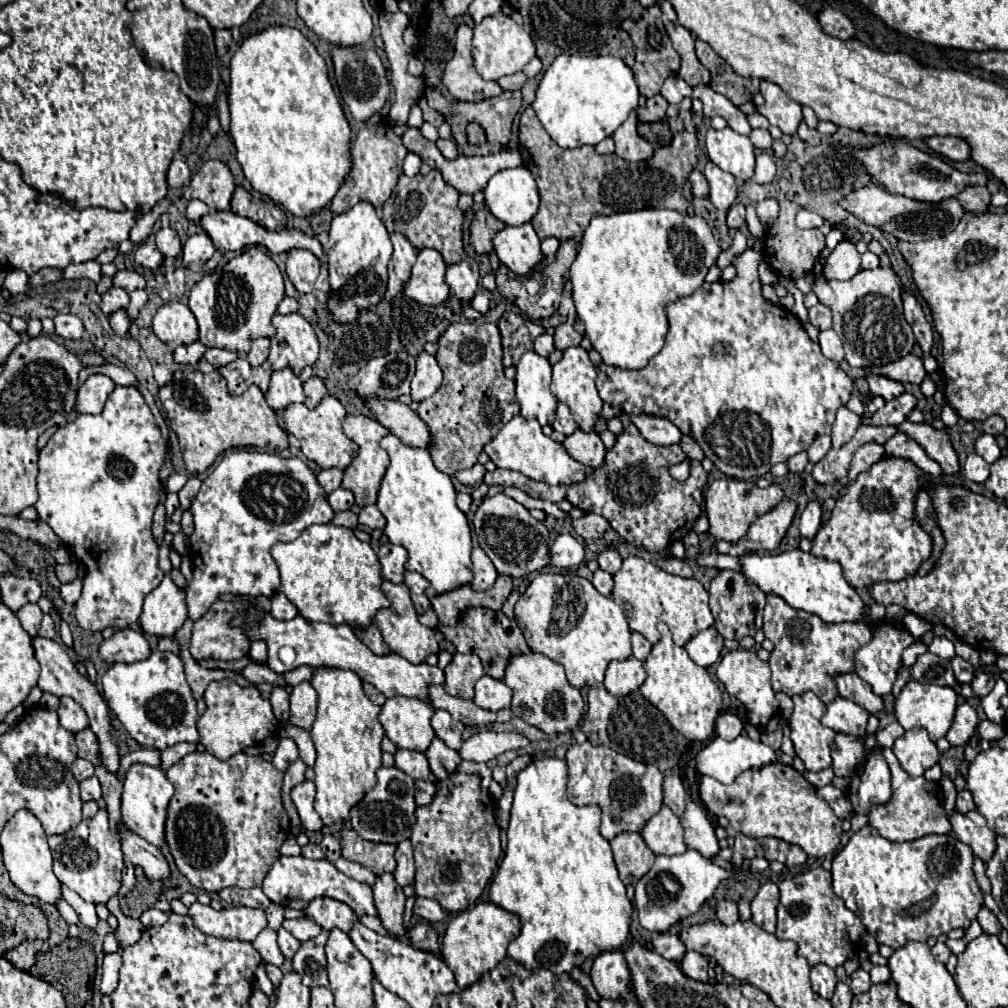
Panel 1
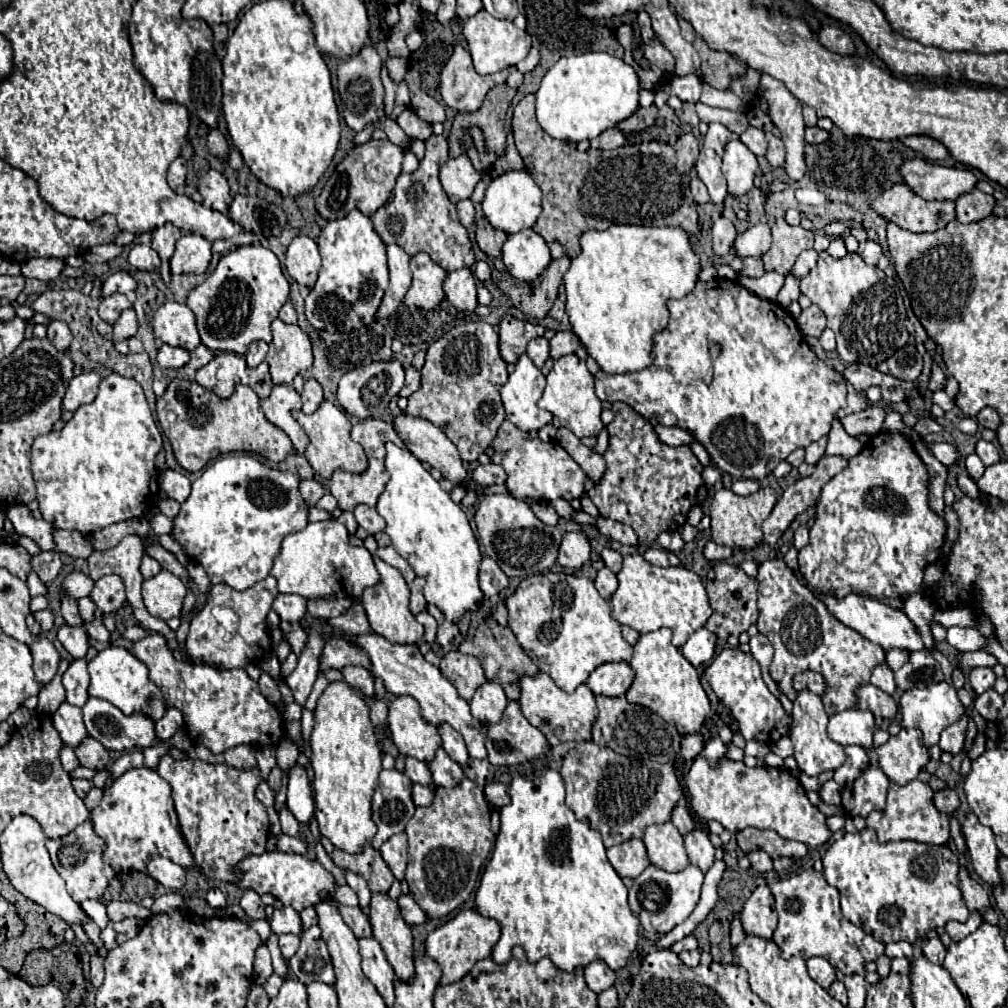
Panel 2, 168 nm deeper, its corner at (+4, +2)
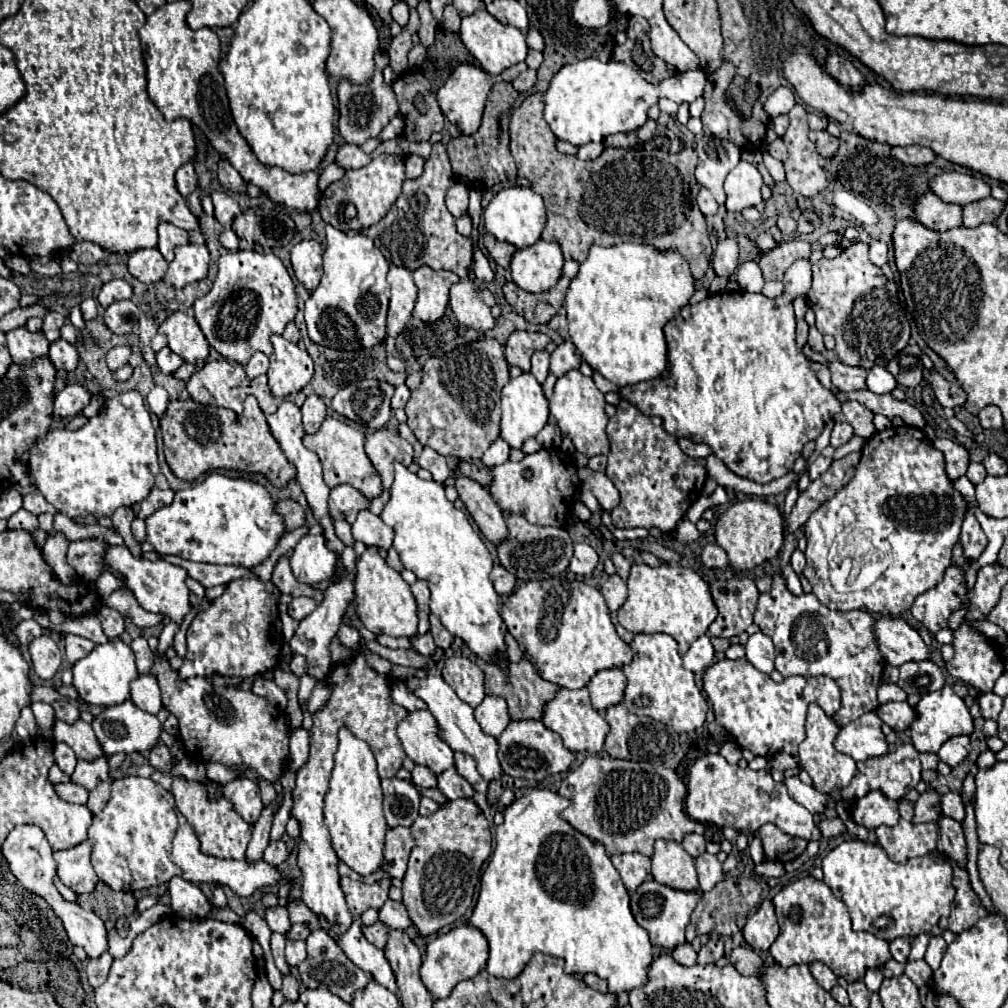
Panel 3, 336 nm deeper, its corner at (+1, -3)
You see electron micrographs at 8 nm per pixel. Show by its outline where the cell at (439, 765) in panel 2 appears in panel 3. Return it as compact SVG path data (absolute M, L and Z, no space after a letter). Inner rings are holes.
M455 768L445 770L443 774L437 776L439 790L447 796L447 800L457 800L457 798L471 798L474 795L474 789L471 784L457 774Z

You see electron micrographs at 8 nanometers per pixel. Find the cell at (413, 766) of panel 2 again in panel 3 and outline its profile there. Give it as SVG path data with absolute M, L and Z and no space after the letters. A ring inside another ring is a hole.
M415 766L413 768L413 784L415 786L421 786L421 788L437 788L437 780L435 780L435 774L429 770L429 768L425 768L425 766Z

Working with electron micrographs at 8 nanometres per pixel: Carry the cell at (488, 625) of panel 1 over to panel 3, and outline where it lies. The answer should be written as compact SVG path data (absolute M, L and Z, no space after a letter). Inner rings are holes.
M477 658L475 662L485 674L485 692L489 696L501 696L503 700L507 700L511 720L529 720L529 718L541 720L543 718L543 704L547 704L547 700L553 700L555 692L561 690L559 684L543 680L529 660L521 660L517 664L509 664L509 670L507 670L509 672L509 682L505 680L507 672L501 670L499 666L495 666L491 662L483 662L481 658Z

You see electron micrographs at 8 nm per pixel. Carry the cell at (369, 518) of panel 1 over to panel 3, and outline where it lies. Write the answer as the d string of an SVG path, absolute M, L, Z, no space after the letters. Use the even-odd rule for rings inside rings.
M361 510L357 520L353 522L353 538L363 542L365 546L377 546L377 548L391 548L393 542L393 528L389 528L381 516L371 514L369 510Z

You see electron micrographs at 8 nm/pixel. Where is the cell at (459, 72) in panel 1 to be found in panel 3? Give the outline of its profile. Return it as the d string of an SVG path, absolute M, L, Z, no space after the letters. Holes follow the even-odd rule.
M525 62L507 68L507 70L505 70L503 74L499 74L499 76L491 76L491 74L483 72L481 68L477 68L477 66L473 66L473 64L461 64L461 66L455 68L455 72L447 78L447 82L437 90L437 102L439 102L439 108L441 108L443 116L445 116L451 124L455 124L455 126L461 130L461 134L465 134L465 136L475 134L477 128L479 128L479 124L481 124L481 116L483 116L483 108L485 108L485 98L487 98L491 86L493 86L495 82L501 82L501 80L511 82L511 80L515 80L523 70L527 70L527 64L525 64Z

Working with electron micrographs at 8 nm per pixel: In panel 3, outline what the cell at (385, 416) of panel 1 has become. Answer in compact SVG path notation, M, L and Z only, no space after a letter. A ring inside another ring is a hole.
M463 474L455 476L455 488L459 492L459 498L465 502L465 508L473 516L475 524L479 526L481 534L489 542L499 546L509 536L509 532L507 532L503 512L493 502L491 494L483 486L479 486L477 482L465 478Z

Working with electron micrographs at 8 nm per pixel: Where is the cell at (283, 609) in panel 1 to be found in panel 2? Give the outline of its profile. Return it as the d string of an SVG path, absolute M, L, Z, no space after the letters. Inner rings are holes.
M278 595L272 603L272 609L280 615L282 621L290 621L290 623L300 621L308 613L306 599L300 595Z

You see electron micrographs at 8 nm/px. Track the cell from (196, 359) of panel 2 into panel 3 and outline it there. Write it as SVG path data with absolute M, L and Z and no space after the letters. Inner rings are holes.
M185 362L185 364L181 364L181 366L175 370L173 376L179 378L179 380L183 380L183 382L187 382L187 380L191 378L191 374L197 372L199 368L201 368L201 364L187 364L187 362Z

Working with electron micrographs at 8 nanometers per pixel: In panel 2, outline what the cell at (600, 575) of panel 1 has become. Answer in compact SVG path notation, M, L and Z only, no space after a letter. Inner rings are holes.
M602 567L602 569L598 571L598 577L594 579L594 583L596 583L598 593L600 593L604 599L610 599L612 593L616 591L616 587L618 587L616 575L614 575L610 569L606 569L606 567Z

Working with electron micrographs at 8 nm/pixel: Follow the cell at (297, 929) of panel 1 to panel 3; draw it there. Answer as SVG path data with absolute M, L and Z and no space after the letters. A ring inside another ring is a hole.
M275 906L275 908L265 908L265 914L263 914L265 922L269 924L269 928L273 932L281 932L285 934L289 928L291 928L291 922L289 922L289 916L287 916L287 910L283 906Z

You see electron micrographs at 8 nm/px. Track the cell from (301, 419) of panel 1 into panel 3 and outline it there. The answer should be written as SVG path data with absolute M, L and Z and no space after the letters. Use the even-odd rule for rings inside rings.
M327 416L325 422L321 424L319 432L307 434L303 438L303 444L319 456L321 466L323 466L323 478L325 478L329 488L335 488L339 484L351 484L353 488L357 488L367 498L377 498L383 492L379 474L375 472L369 456L365 454L365 448L363 448L365 446L365 434L363 432L355 430L353 426L341 422L333 416Z

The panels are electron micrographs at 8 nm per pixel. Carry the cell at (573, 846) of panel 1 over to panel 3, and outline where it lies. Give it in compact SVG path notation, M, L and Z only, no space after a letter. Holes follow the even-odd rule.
M535 788L531 790L529 794L525 794L523 798L515 800L509 808L505 808L505 822L501 826L495 828L495 848L493 848L493 854L491 854L491 860L481 876L481 890L479 890L479 898L477 898L477 904L475 904L475 910L469 918L469 924L475 926L489 942L489 960L487 960L487 972L495 978L515 978L519 976L519 972L525 968L525 964L531 960L531 956L535 952L543 952L543 954L549 954L549 956L557 956L557 958L563 958L565 960L565 972L567 974L587 974L587 972L593 972L597 974L599 978L607 980L607 986L609 986L609 992L611 994L619 994L619 992L631 992L635 988L643 988L643 984L647 984L647 972L649 972L649 964L653 962L653 946L649 942L649 936L647 936L647 930L643 930L631 910L629 910L629 894L619 878L619 872L615 870L615 866L611 864L609 856L605 854L605 848L599 844L595 846L587 836L583 836L581 832L577 832L569 822L561 820L559 812L565 810L569 804L567 798L561 798L557 792L551 792L551 790L545 790L545 788Z

